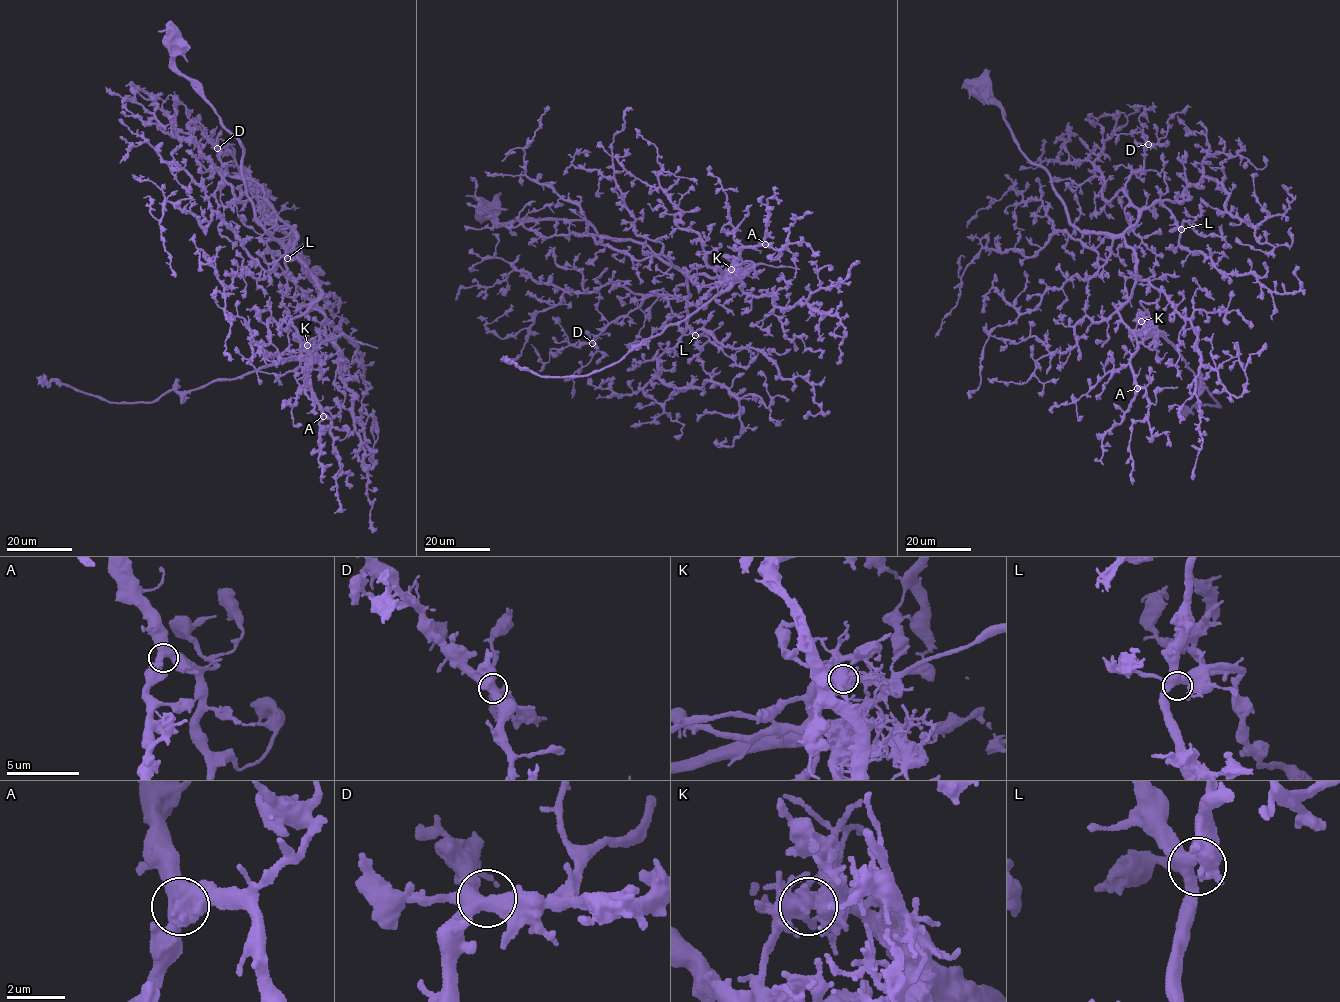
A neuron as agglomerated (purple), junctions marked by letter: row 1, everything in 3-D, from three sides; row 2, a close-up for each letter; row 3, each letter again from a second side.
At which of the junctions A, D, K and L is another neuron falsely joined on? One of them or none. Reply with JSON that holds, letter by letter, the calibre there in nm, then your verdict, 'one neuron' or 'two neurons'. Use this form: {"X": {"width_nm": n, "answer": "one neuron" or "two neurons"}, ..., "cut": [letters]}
{"A": {"width_nm": 460, "answer": "one neuron"}, "D": {"width_nm": 460, "answer": "one neuron"}, "K": {"width_nm": 550, "answer": "two neurons"}, "L": {"width_nm": 420, "answer": "one neuron"}, "cut": ["K"]}

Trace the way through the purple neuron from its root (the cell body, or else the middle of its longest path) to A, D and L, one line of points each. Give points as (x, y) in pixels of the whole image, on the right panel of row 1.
A: (980, 89), (1046, 171), (1067, 221), (1133, 251), (1118, 313), (1136, 340), (1137, 388)
D: (980, 89), (1082, 231), (1121, 234), (1136, 222), (1125, 183), (1144, 166), (1148, 144)
L: (980, 89), (1001, 107), (1027, 159), (1046, 171), (1067, 221), (1076, 227), (1121, 234), (1156, 202), (1181, 229)

